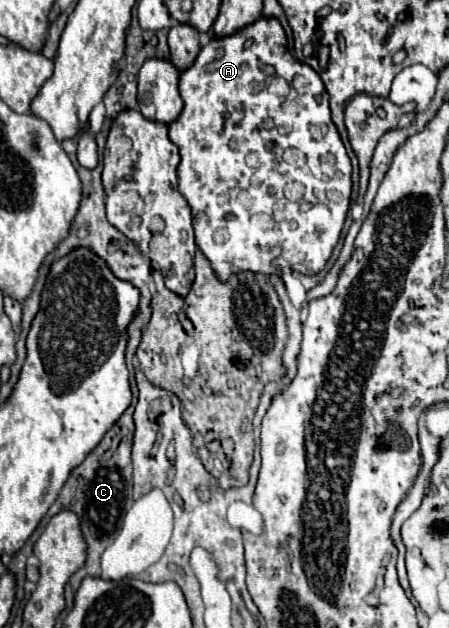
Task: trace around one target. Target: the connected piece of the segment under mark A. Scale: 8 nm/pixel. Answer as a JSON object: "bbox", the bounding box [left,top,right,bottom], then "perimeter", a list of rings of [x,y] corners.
{"bbox":[169,17,351,281],"perimeter":[[[259,17],[251,25],[239,29],[233,35],[225,37],[211,37],[207,45],[201,47],[197,59],[193,65],[185,71],[181,71],[179,77],[179,93],[185,103],[181,115],[169,125],[169,139],[179,147],[181,163],[177,167],[177,179],[179,179],[179,191],[187,199],[193,215],[193,229],[195,239],[203,255],[211,261],[217,277],[225,281],[229,275],[249,269],[253,273],[281,273],[283,267],[291,267],[299,273],[319,273],[329,259],[333,247],[339,241],[339,233],[343,229],[343,221],[349,209],[349,197],[351,197],[351,161],[345,153],[345,147],[337,135],[337,129],[331,121],[329,111],[329,95],[323,87],[321,77],[307,65],[293,61],[291,53],[287,51],[287,37],[283,27],[275,17]]]}

